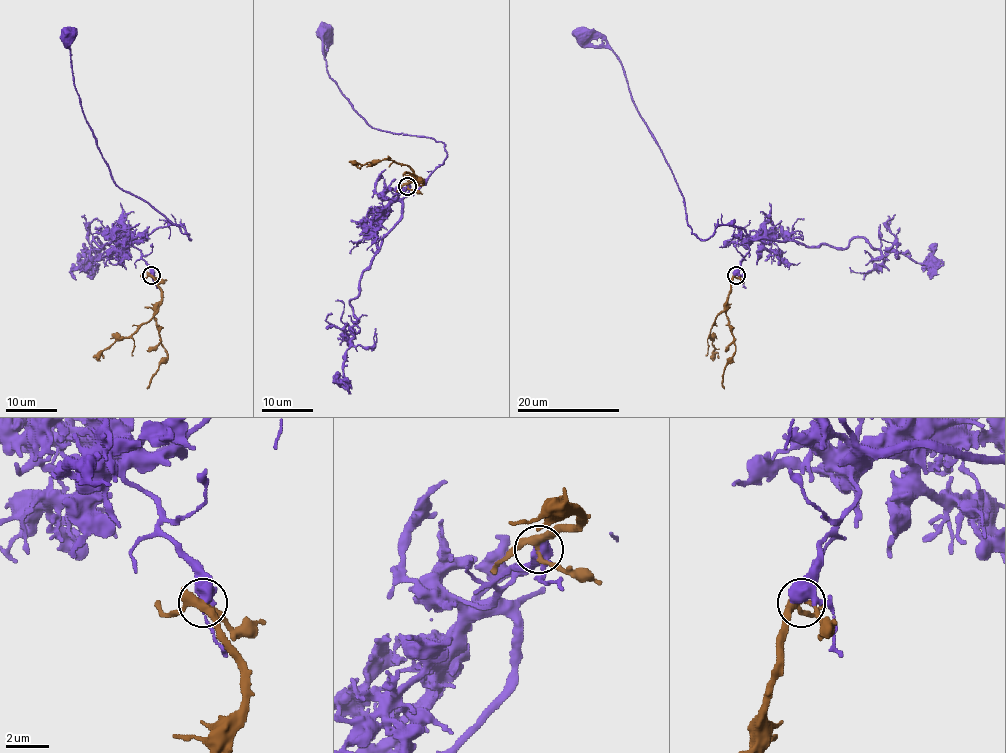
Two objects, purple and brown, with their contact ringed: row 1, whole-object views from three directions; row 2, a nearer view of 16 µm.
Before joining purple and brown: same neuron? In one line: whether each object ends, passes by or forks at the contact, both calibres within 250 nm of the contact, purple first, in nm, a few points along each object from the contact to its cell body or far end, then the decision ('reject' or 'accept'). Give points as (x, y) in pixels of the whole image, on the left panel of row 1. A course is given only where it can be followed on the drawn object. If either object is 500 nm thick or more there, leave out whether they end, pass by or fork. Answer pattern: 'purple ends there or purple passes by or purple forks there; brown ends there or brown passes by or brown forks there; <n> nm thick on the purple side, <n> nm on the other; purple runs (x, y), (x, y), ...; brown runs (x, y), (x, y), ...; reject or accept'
purple passes by; brown forks there; 480 nm thick on the purple side, 280 nm on the other; purple runs (151, 275), (136, 241), (168, 225), (179, 225), (191, 239), (114, 181), (82, 111), (68, 36); brown runs (151, 275), (161, 294), (154, 318), (167, 357), (147, 389); reject

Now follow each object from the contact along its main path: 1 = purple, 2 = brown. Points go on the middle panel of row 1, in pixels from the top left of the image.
1: (407, 185), (389, 198), (416, 191), (447, 157), (444, 144), (370, 125), (329, 76), (324, 30)
2: (407, 185), (417, 179), (410, 176), (419, 185), (423, 183), (412, 173), (403, 174)

